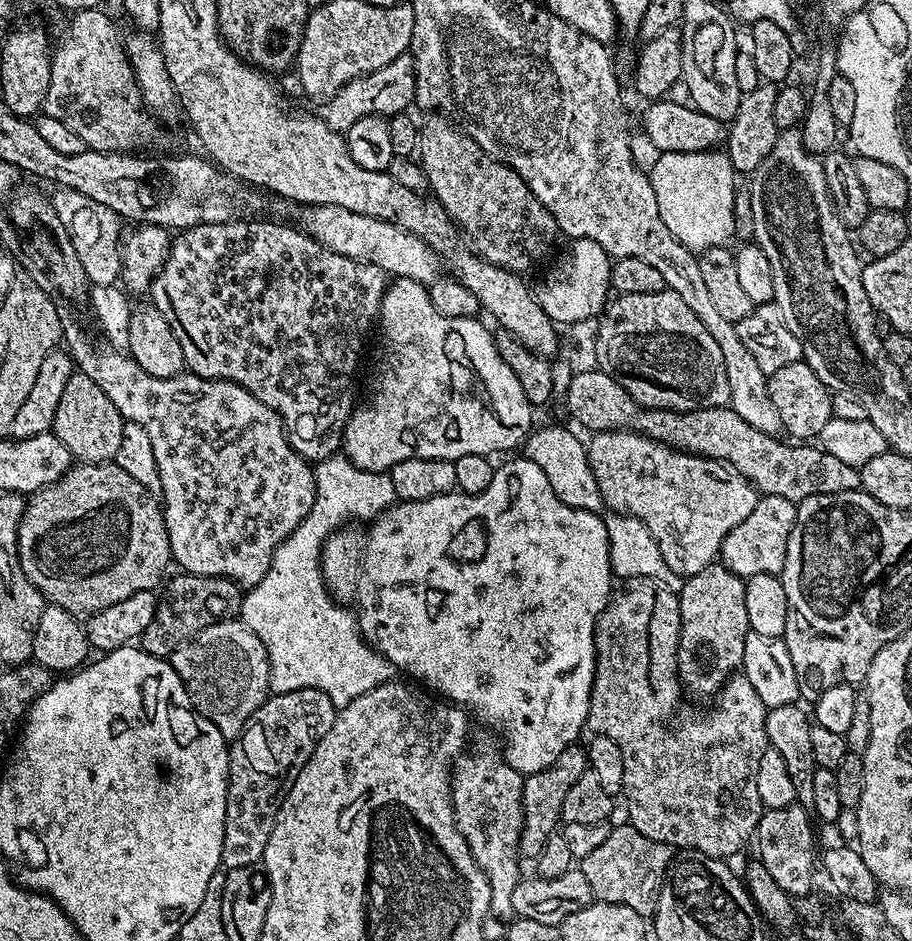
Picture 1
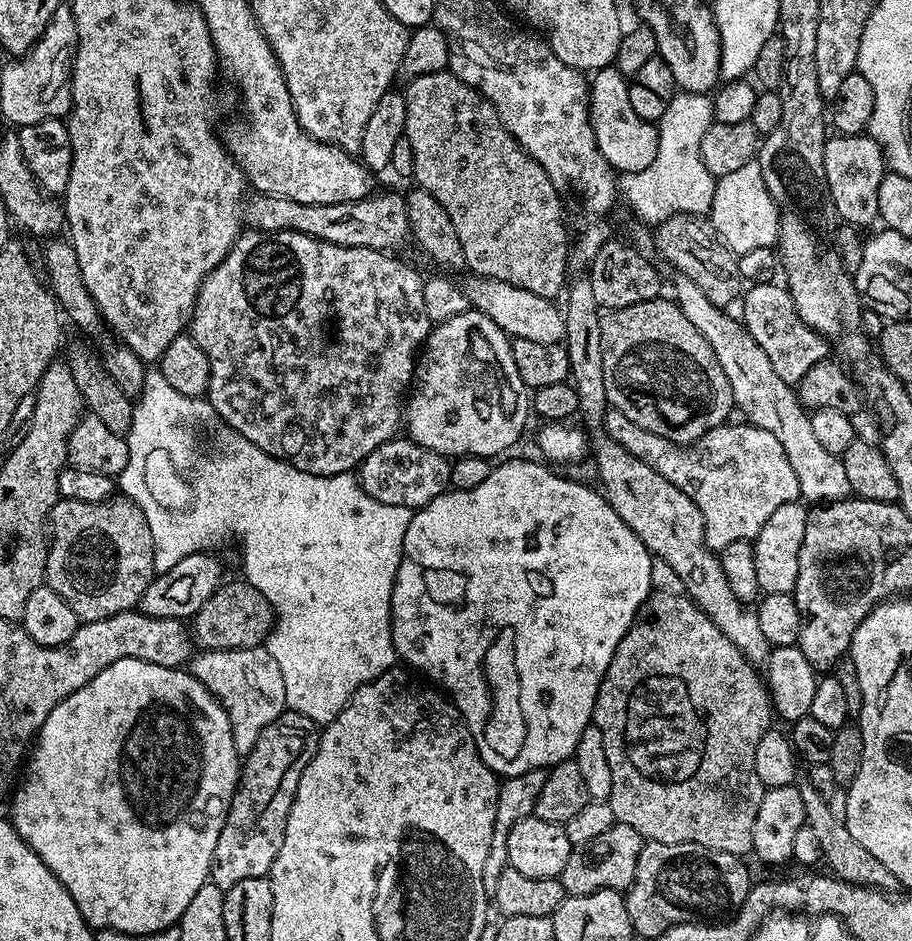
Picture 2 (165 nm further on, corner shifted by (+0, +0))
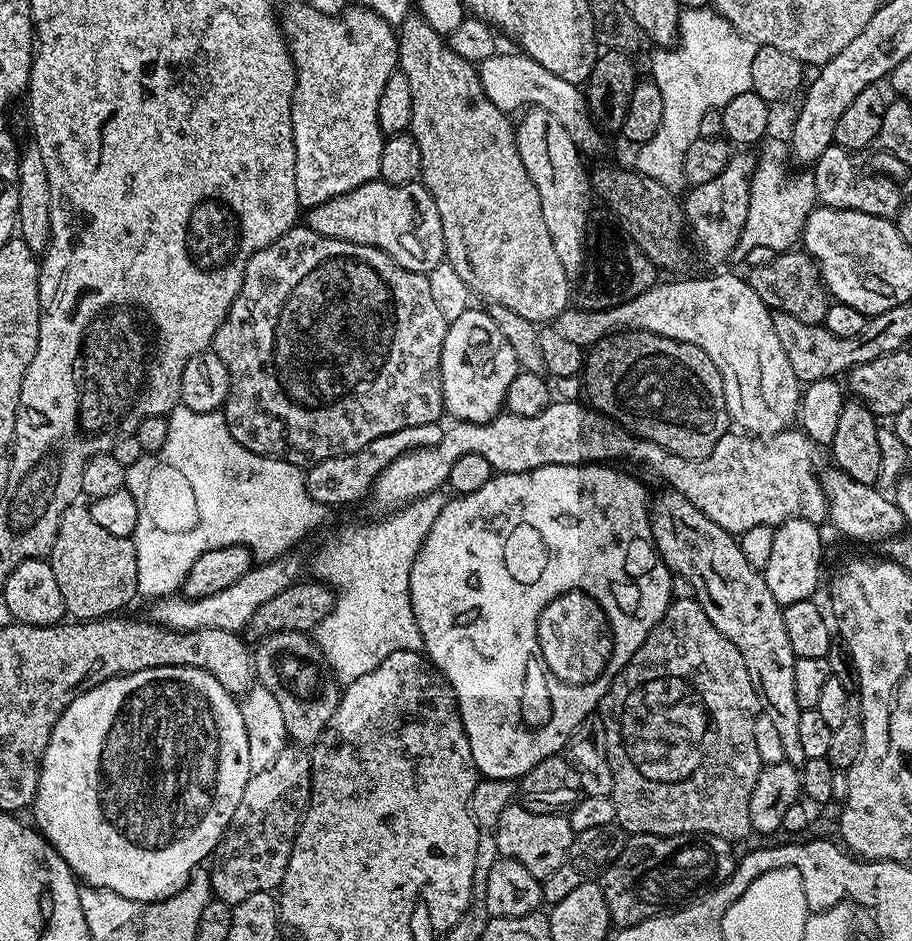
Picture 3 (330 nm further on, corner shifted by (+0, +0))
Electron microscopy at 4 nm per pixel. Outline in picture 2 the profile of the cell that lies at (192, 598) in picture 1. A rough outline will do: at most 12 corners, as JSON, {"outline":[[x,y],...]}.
{"outline":[[243,578],[191,617],[201,649],[259,648],[276,614]]}

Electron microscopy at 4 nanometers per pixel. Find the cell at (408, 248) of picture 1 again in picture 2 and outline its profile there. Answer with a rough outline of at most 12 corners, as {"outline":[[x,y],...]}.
{"outline":[[475,274],[469,305],[512,340],[559,344],[564,313],[510,282]]}

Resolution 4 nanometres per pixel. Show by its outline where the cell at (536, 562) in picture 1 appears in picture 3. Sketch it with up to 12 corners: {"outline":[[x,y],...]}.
{"outline":[[493,474],[410,570],[476,771],[563,753],[664,617],[642,481]]}

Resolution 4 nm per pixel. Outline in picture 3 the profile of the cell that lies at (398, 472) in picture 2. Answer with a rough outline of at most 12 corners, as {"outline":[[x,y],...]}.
{"outline":[[443,423],[374,438],[354,454],[306,472],[308,493],[325,506],[371,493],[402,454],[435,448]]}

